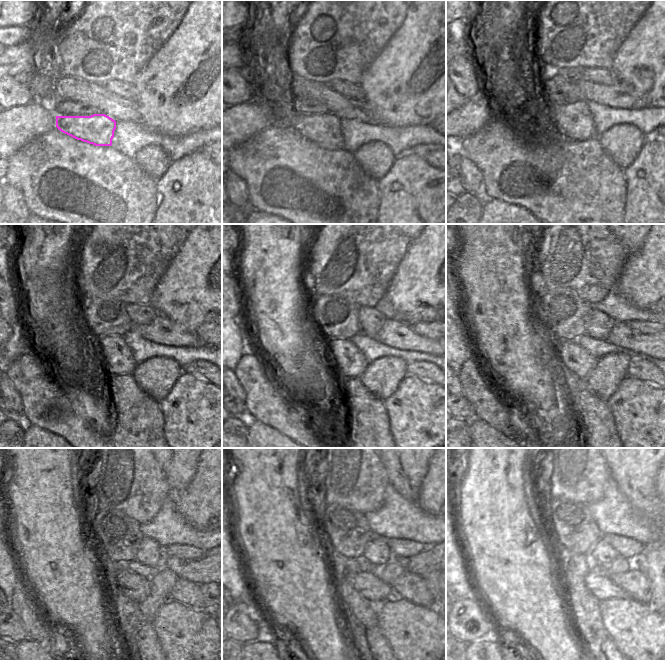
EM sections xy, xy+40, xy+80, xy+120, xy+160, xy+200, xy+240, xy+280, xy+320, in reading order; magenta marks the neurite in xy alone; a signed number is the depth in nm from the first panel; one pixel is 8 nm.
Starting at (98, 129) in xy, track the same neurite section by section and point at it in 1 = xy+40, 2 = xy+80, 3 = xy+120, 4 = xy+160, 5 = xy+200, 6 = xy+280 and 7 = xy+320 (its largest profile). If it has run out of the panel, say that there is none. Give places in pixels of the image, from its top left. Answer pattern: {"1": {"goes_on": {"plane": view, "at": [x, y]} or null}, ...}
{"1": {"goes_on": {"plane": "xy+40", "at": [324, 130]}}, "2": {"goes_on": {"plane": "xy+80", "at": [572, 122]}}, "3": {"goes_on": {"plane": "xy+120", "at": [117, 357]}}, "4": {"goes_on": {"plane": "xy+160", "at": [349, 362]}}, "5": {"goes_on": {"plane": "xy+200", "at": [578, 360]}}, "6": {"goes_on": {"plane": "xy+280", "at": [366, 582]}}, "7": {"goes_on": {"plane": "xy+320", "at": [598, 583]}}}

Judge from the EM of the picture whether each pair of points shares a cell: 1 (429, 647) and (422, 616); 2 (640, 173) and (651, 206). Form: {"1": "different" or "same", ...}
{"1": "same", "2": "same"}

